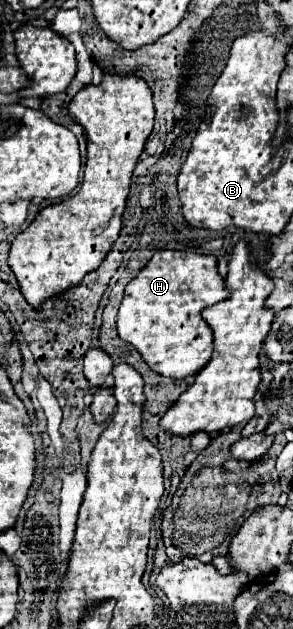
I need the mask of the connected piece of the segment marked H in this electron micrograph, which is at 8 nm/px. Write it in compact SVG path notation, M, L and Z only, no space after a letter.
M157 250L125 288L117 314L117 332L139 350L153 372L169 378L193 376L209 362L213 352L213 332L201 318L201 310L227 296L213 254Z

